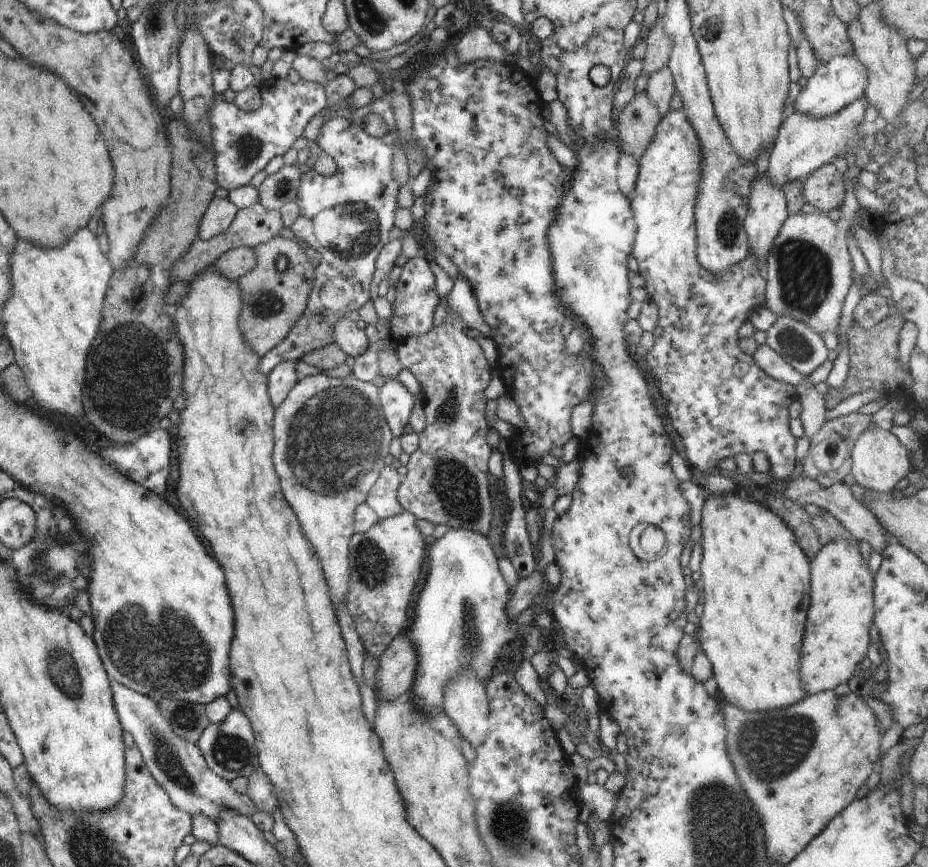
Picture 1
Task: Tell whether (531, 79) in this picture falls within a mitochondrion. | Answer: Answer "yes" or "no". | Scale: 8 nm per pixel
no

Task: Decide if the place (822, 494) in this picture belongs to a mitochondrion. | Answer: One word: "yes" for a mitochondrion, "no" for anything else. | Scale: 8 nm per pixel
no

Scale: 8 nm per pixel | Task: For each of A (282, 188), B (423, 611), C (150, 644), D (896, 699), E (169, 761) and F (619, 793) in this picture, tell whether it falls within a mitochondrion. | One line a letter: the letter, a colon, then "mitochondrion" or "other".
A: mitochondrion
B: other
C: mitochondrion
D: other
E: mitochondrion
F: other

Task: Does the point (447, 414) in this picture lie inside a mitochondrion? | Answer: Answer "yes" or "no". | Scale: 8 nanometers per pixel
yes

